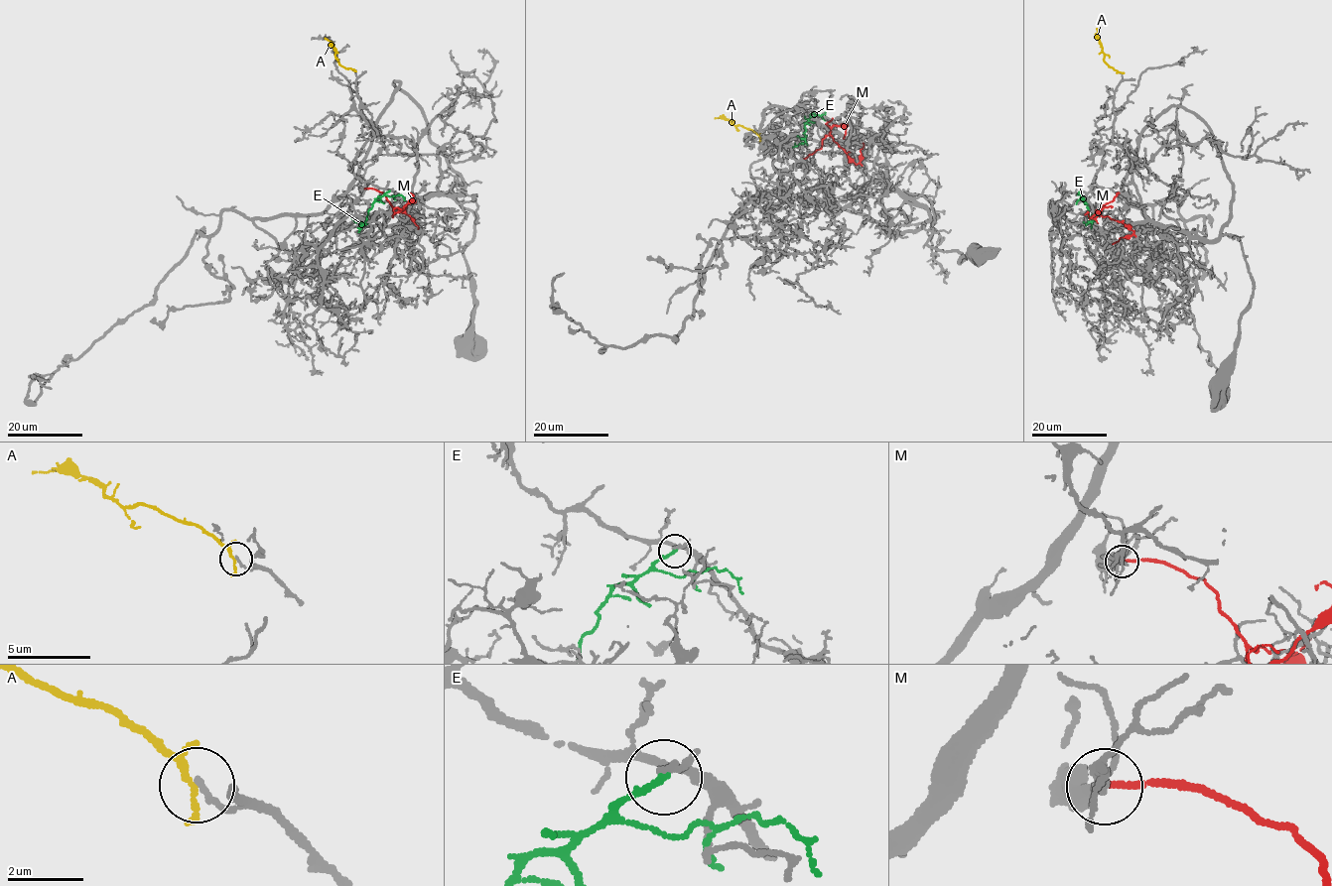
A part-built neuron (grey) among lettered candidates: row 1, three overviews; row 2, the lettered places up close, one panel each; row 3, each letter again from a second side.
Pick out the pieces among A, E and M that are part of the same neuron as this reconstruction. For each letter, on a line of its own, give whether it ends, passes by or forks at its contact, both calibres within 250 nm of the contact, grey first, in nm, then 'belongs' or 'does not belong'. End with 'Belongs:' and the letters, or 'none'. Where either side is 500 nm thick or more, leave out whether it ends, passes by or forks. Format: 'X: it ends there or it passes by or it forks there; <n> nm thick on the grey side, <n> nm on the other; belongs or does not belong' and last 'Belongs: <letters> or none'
A: it passes by; 150 nm thick on the grey side, 150 nm on the other; does not belong
E: it ends there; 170 nm thick on the grey side, 160 nm on the other; does not belong
M: it ends there; 170 nm thick on the grey side, 160 nm on the other; does not belong
Belongs: none

